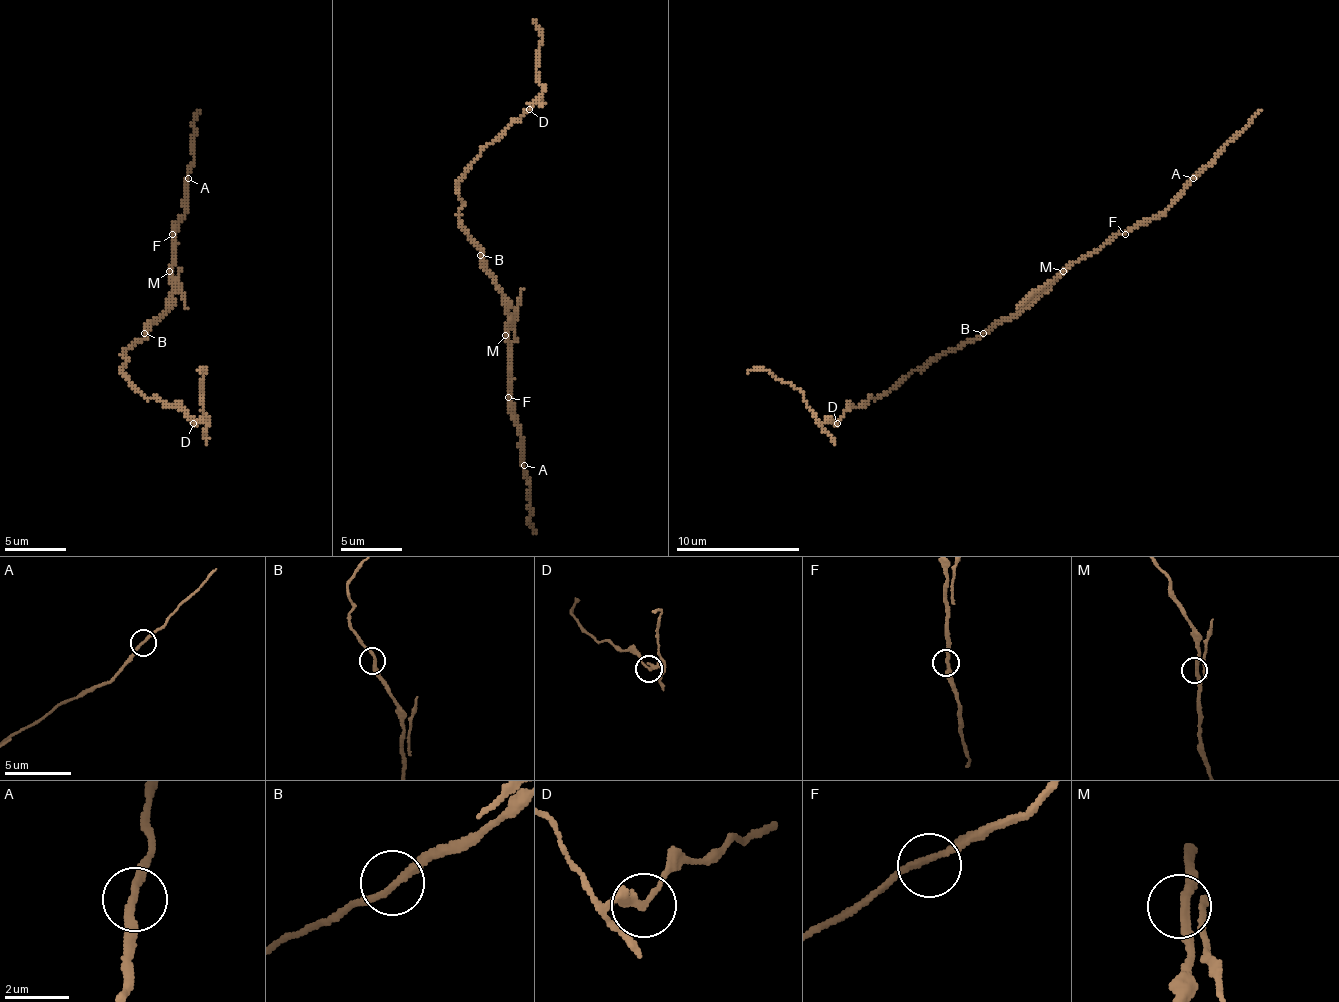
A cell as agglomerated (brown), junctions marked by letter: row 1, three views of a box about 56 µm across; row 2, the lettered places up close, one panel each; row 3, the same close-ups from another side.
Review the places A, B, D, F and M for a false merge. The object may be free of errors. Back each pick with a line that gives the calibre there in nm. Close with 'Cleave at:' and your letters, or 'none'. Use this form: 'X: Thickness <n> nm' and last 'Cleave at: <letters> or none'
D: Thickness 200 nm
Cleave at: D

